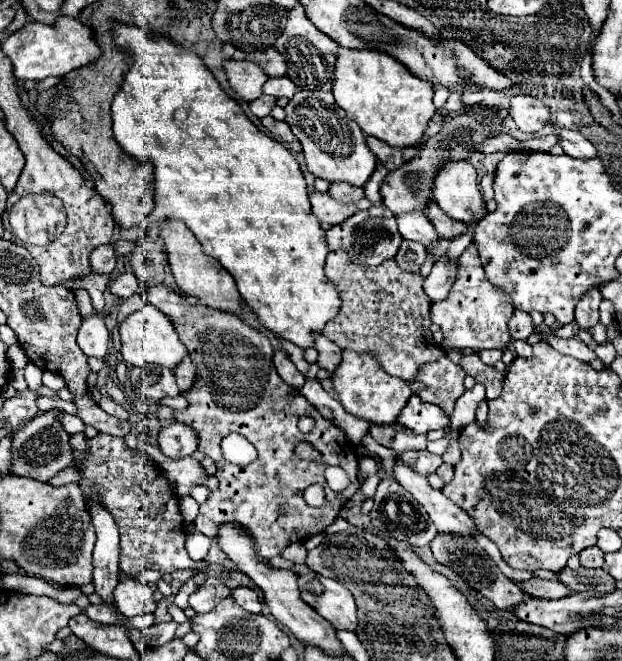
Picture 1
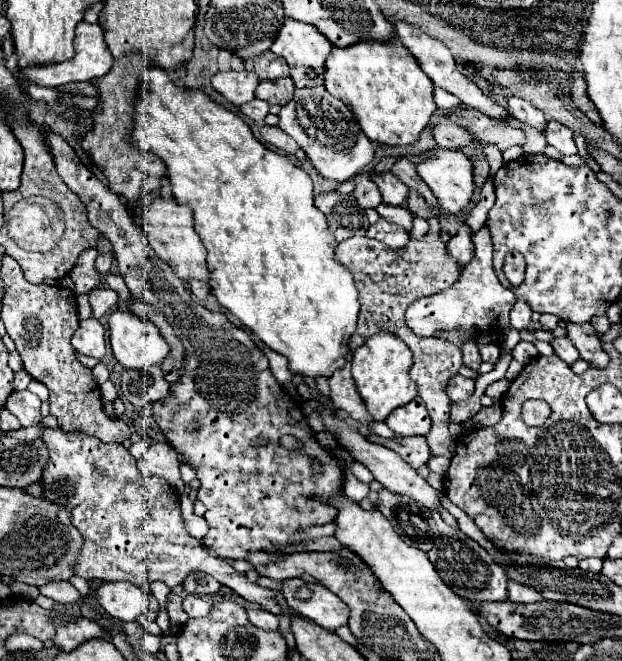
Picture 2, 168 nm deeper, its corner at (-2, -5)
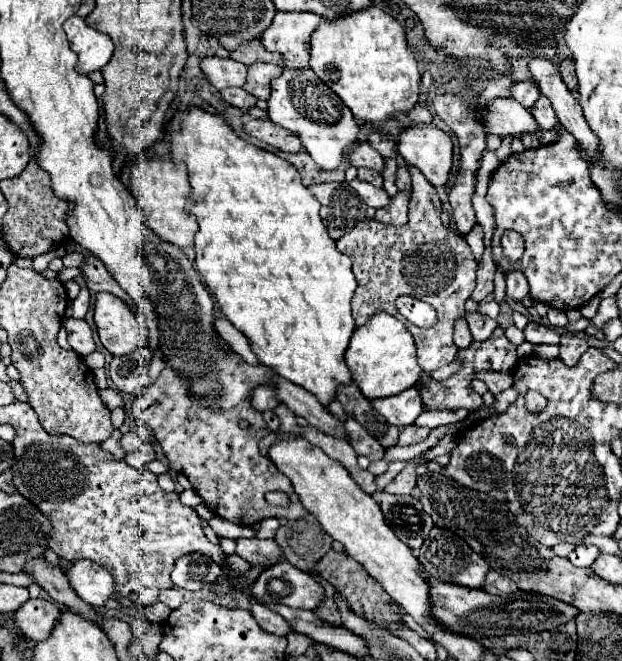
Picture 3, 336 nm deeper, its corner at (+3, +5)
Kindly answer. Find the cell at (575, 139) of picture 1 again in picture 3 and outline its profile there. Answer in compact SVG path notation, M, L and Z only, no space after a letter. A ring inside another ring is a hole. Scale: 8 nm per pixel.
M541 96L541 98L535 102L535 106L531 108L531 114L533 114L535 120L539 122L539 128L553 130L555 124L557 124L557 116L555 116L555 112L553 112L553 106L551 106L551 102L549 102L545 96Z

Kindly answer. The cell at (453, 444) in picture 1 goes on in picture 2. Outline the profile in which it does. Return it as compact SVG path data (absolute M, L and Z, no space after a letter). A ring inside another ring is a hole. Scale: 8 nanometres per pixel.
M454 374L448 384L446 384L446 396L450 400L450 404L460 402L460 400L468 400L474 392L474 380L472 378L464 378L460 374Z

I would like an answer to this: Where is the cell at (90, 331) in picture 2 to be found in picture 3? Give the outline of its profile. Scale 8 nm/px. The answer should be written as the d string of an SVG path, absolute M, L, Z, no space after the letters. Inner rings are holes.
M67 318L65 322L67 334L69 334L69 346L79 354L79 356L87 356L91 352L95 352L95 342L93 342L93 332L89 328L89 324L85 320L75 320L75 318Z

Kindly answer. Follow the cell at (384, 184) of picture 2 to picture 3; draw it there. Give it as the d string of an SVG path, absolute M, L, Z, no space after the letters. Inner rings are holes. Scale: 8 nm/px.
M369 142L357 144L349 154L349 162L355 168L373 168L377 172L383 172L383 158L369 146Z

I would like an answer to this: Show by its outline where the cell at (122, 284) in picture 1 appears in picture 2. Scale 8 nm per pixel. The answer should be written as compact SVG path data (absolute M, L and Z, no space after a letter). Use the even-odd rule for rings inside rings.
M96 288L90 292L90 304L94 310L94 318L100 318L104 312L108 312L110 308L114 308L118 302L118 292L110 290L110 288Z

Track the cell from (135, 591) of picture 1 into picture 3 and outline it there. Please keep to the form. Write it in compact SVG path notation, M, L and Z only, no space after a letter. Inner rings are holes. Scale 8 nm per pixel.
M75 560L65 570L65 576L75 594L91 606L103 606L115 594L109 572L89 560Z

